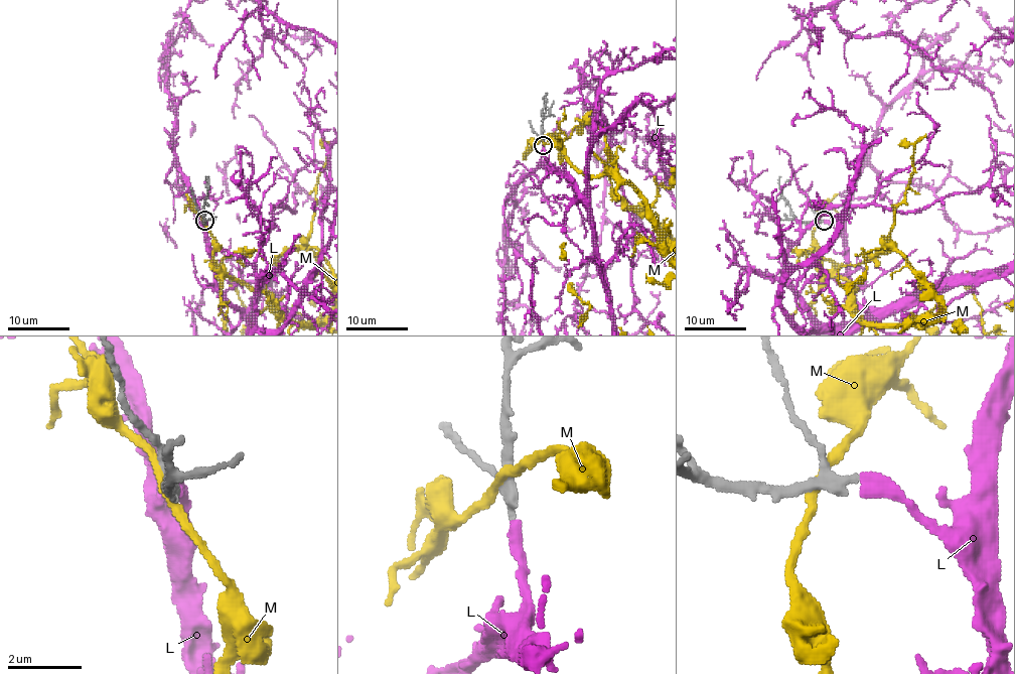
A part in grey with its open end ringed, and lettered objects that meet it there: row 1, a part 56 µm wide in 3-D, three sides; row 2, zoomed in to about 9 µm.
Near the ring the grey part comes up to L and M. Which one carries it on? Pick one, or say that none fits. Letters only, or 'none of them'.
L

